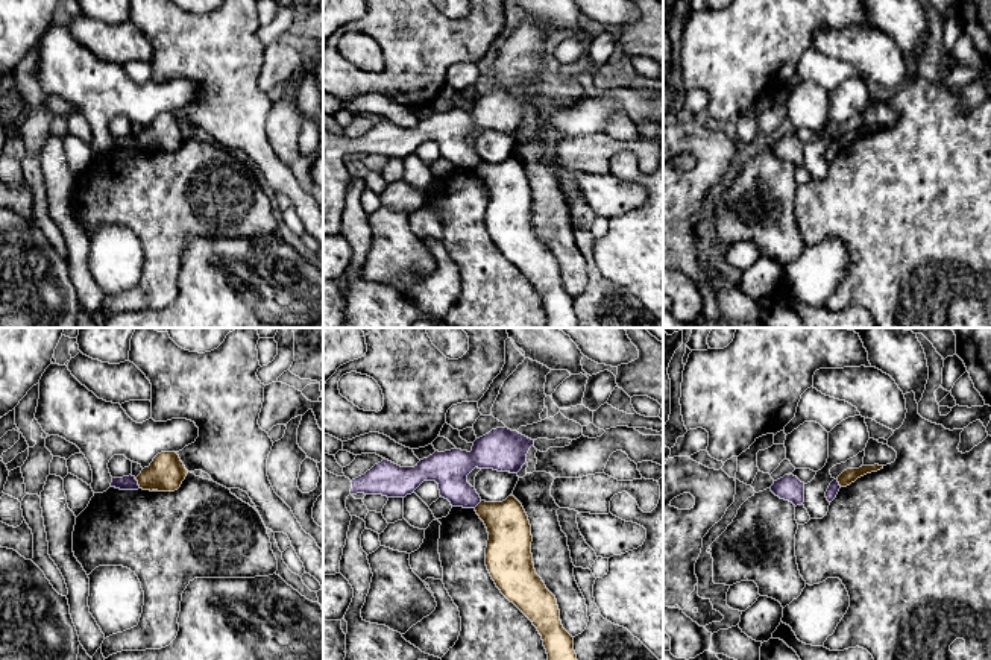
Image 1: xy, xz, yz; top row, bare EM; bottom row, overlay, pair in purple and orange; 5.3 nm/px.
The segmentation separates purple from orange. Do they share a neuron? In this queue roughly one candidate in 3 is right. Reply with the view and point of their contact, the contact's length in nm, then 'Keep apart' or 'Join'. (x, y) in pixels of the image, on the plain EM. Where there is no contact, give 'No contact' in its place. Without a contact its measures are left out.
Touches purple at xy (137, 143). Shared border 70 nm. Keep apart

